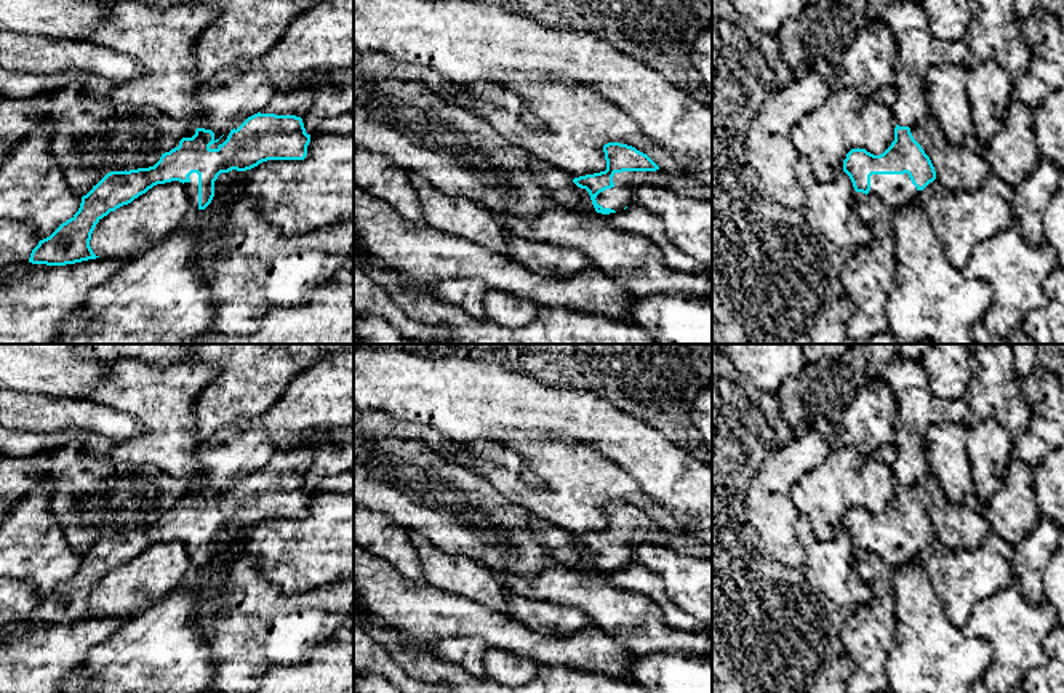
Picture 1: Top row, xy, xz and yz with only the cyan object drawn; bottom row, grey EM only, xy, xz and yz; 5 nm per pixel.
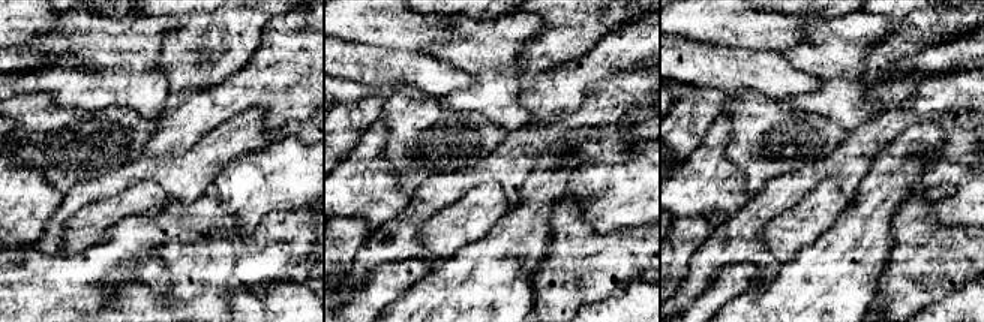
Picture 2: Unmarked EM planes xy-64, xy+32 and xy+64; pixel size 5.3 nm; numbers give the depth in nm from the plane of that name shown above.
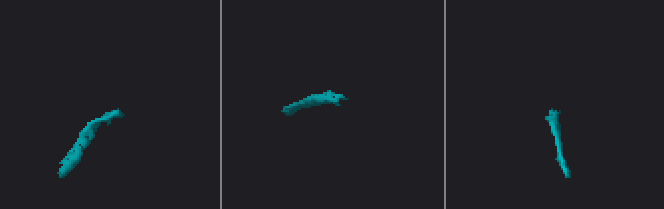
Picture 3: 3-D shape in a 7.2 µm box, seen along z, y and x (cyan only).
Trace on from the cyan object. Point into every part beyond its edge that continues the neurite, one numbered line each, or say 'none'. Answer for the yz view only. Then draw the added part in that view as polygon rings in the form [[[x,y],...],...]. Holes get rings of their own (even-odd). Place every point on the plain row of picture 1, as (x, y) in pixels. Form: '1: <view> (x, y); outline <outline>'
1: yz (896, 549); outline [[[907,531],[904,533],[872,533],[867,554],[877,554],[891,568],[898,568],[917,555],[918,549]]]

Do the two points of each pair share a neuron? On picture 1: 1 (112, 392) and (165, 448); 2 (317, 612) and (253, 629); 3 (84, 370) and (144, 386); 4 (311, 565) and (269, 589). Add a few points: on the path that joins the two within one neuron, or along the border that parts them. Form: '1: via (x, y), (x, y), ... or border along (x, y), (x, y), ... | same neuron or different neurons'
1: via (130, 394), (165, 431) | same neuron
2: via (301, 621), (272, 621), (269, 624) | same neuron
3: border along (109, 362), (109, 373), (85, 397) | different neurons
4: border along (252, 557), (285, 592), (309, 591), (314, 586) | different neurons

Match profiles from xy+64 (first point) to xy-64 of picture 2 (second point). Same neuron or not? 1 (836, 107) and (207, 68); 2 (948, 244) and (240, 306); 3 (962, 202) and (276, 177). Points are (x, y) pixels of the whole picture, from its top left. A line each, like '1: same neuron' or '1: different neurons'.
1: different neurons
2: different neurons
3: same neuron

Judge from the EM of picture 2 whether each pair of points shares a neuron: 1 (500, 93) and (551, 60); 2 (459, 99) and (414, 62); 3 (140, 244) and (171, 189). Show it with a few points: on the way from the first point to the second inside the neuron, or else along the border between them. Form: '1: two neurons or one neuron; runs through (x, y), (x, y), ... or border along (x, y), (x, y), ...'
1: two neurons; border along (516, 78), (522, 87)
2: two neurons; border along (476, 81), (465, 89), (453, 90), (435, 99)
3: two neurons; border along (177, 198), (170, 201)

